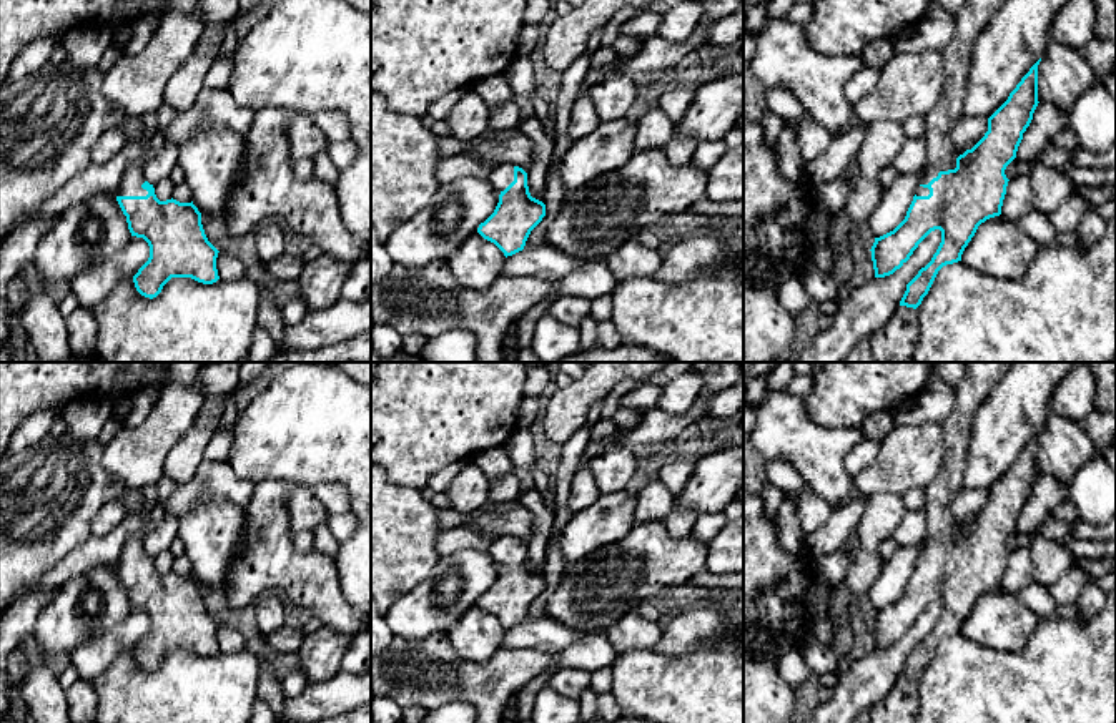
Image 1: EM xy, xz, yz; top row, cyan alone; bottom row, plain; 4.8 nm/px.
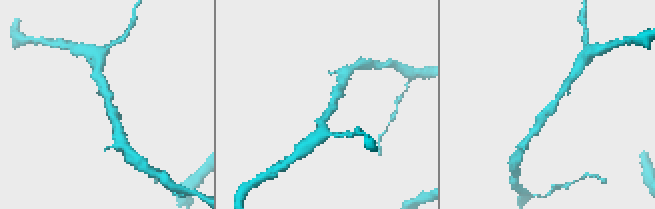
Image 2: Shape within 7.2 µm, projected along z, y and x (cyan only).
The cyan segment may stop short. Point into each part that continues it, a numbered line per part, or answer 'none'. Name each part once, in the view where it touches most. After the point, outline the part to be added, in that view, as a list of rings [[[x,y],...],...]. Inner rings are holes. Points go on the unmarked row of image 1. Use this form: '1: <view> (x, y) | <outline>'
1: yz (980, 378) | [[[965,362],[966,371],[955,387],[955,406],[945,417],[943,429],[943,465],[938,477],[920,494],[926,512],[926,537],[916,560],[916,568],[928,568],[926,557],[940,543],[956,540],[960,524],[950,510],[950,500],[963,490],[963,472],[966,469],[966,450],[971,437],[973,417],[983,401],[1010,371],[1010,362]]]

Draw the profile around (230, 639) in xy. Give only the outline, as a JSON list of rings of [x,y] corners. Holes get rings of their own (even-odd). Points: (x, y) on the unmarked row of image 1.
[[[220,623],[216,630],[218,648],[223,653],[233,653],[246,648],[241,632],[228,623]]]

